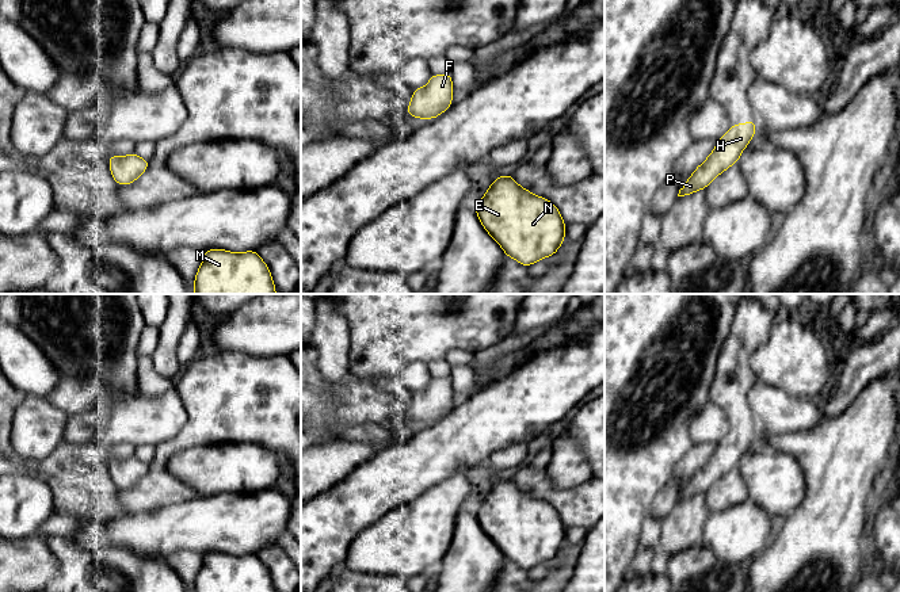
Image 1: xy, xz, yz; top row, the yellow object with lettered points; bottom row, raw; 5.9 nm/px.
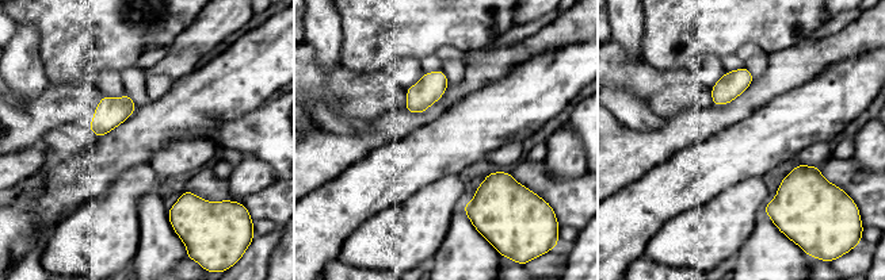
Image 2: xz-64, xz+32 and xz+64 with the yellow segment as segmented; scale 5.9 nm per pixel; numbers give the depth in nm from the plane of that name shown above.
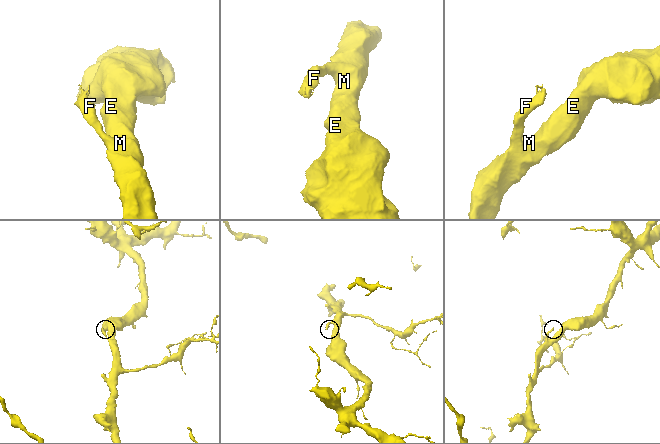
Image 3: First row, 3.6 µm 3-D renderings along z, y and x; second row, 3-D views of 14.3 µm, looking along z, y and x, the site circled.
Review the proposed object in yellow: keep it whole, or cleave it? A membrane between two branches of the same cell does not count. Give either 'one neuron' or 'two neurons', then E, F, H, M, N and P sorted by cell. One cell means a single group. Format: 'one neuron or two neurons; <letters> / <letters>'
one neuron; E F H M N P

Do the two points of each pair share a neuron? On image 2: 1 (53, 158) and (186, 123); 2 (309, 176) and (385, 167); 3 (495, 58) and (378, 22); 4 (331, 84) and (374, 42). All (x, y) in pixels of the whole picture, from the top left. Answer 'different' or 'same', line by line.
1: different
2: different
3: different
4: different

